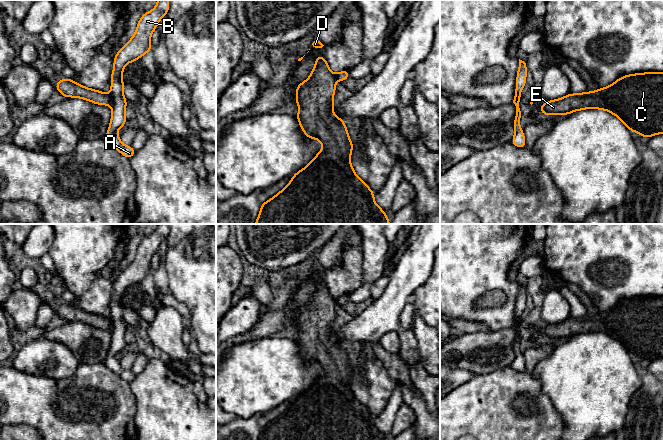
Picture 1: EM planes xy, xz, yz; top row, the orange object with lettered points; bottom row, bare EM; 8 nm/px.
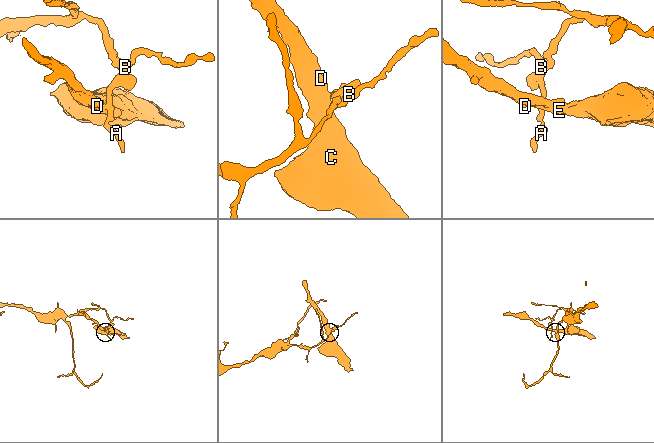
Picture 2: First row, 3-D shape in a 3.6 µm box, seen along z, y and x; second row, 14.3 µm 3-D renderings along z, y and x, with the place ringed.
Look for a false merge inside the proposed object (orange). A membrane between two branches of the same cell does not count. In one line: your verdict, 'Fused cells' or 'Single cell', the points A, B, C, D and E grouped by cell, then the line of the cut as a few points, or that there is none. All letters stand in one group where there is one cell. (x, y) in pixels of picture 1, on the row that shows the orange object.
Fused cells. Groups: A B / C D E. Split along xy (110, 95), (111, 104)

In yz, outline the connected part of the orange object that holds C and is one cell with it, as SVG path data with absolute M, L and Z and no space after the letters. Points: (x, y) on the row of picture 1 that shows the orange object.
M648 72L625 75L612 85L594 92L569 93L563 98L548 100L540 106L539 110L544 115L549 116L556 114L569 115L574 111L590 108L607 110L617 116L630 131L646 138L663 134L663 73Z

